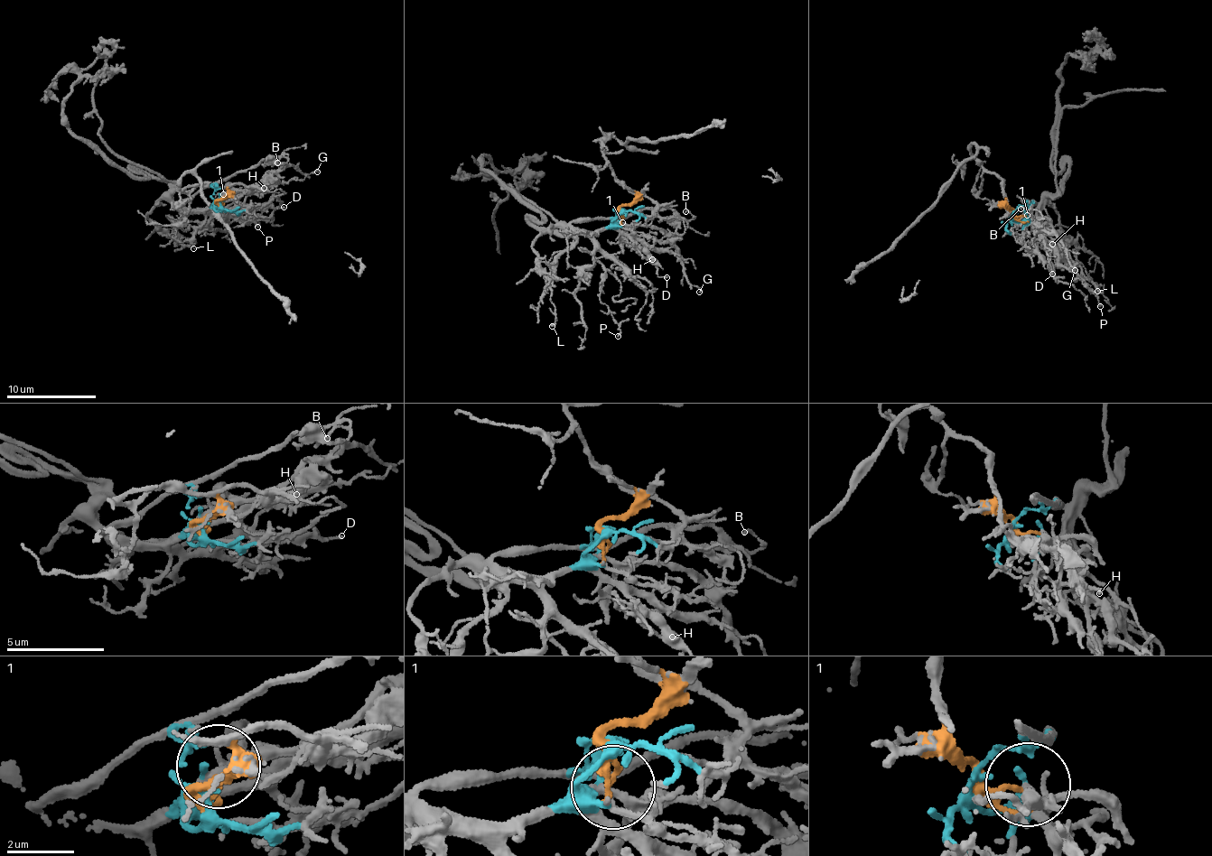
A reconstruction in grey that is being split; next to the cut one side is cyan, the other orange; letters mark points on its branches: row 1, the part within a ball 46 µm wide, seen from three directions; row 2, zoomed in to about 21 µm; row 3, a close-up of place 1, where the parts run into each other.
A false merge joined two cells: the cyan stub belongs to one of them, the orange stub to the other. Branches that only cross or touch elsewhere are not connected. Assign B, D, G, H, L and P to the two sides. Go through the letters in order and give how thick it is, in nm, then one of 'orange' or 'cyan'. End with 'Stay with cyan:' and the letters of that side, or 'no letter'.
B: 120 nm | cyan
D: 100 nm | cyan
G: 140 nm | cyan
H: 110 nm | cyan
L: 120 nm | cyan
P: 140 nm | cyan
Stay with cyan: B, D, G, H, L, P

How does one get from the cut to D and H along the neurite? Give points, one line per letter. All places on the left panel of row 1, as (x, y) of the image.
D: (219, 205), (219, 210), (216, 207), (238, 200), (253, 207), (270, 203), (275, 208), (284, 208)
H: (219, 205), (219, 210), (216, 207), (238, 200), (244, 202), (246, 196), (264, 189)

